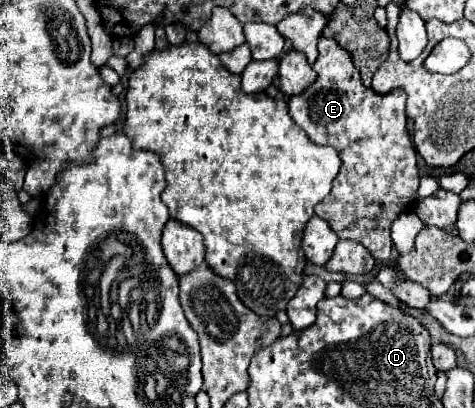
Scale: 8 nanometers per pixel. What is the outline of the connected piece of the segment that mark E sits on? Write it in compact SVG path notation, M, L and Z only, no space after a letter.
M320 38L318 42L318 58L312 64L312 68L318 72L318 78L312 86L308 86L298 98L290 98L290 116L292 120L316 142L316 144L328 144L334 146L340 154L342 168L340 174L334 180L332 192L316 204L316 216L326 220L332 230L338 234L338 238L354 240L362 246L366 246L376 260L388 260L392 250L392 238L390 238L390 226L392 222L402 214L412 210L416 202L416 192L420 186L420 176L416 168L416 150L410 142L408 128L406 128L406 94L402 90L392 90L386 96L376 94L372 88L366 88L360 80L358 70L354 68L352 56L348 50L340 48L334 40Z

